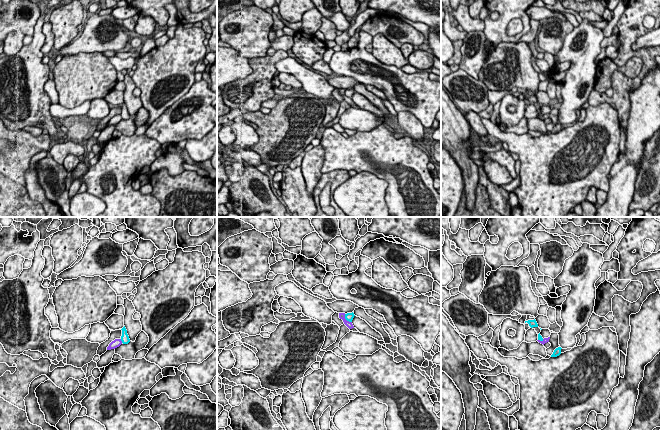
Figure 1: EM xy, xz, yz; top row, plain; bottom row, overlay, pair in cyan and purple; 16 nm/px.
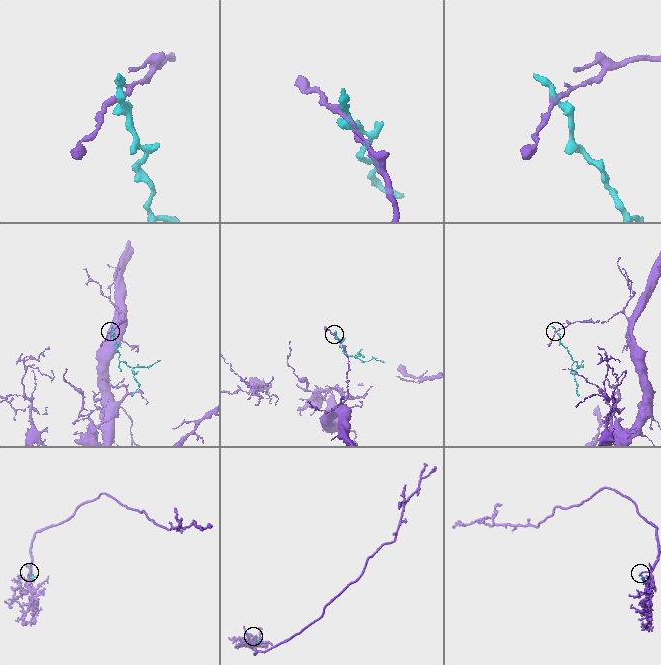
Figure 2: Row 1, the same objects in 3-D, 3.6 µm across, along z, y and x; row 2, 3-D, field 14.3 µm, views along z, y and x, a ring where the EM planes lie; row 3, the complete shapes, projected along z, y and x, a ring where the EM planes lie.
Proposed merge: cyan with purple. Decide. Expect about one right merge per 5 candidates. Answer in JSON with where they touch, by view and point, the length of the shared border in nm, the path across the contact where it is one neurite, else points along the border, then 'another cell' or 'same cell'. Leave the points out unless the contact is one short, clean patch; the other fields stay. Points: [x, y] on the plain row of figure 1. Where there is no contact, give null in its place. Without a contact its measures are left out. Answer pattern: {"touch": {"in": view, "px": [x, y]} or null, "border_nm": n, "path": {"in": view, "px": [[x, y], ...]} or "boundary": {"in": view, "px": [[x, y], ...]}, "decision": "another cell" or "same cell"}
{"touch": {"in": "xz", "px": [346, 95]}, "border_nm": 190, "boundary": {"in": "xz", "px": [[344, 90], [344, 93], [351, 98]]}, "decision": "another cell"}

